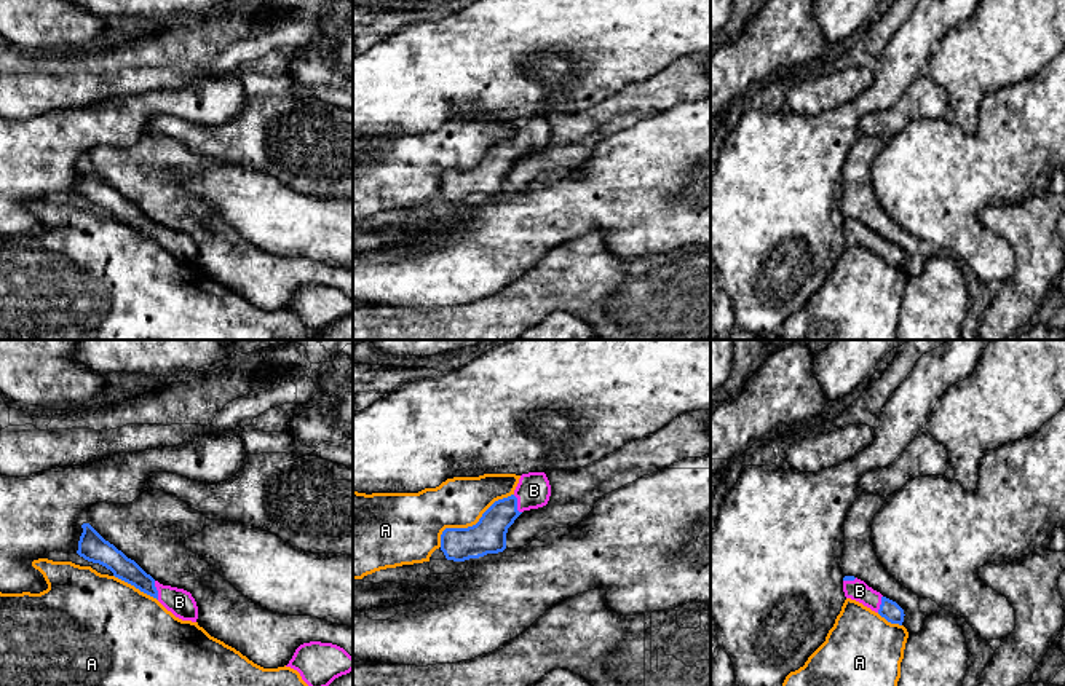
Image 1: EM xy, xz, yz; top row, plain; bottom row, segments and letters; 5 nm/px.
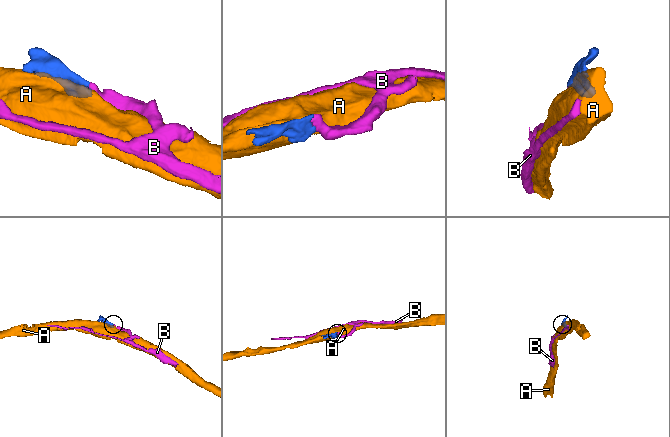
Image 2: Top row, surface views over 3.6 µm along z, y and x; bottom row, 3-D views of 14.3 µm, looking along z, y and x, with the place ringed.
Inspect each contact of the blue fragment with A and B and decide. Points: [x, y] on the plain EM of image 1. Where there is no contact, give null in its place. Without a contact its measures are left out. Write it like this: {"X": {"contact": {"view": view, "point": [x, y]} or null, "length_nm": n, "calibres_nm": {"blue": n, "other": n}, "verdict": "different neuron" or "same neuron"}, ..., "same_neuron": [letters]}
{"A": {"contact": {"view": "xz", "point": [473, 168]}, "length_nm": 460, "calibres_nm": {"blue": 180, "other": 260}, "verdict": "different neuron"}, "B": {"contact": {"view": "xz", "point": [516, 147]}, "length_nm": 100, "calibres_nm": {"blue": 180, "other": 170}, "verdict": "same neuron"}, "same_neuron": ["B"]}

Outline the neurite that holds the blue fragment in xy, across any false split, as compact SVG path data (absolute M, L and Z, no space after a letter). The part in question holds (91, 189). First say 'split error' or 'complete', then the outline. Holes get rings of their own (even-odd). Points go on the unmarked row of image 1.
split error; M83 166L81 171L83 175L80 179L77 193L80 199L105 209L113 215L115 220L156 241L176 260L196 265L198 249L190 235L160 227L134 203L128 201L113 187L105 183L89 166Z

